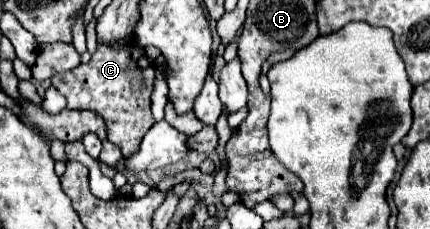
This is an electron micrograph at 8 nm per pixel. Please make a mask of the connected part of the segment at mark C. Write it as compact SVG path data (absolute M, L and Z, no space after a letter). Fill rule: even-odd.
M134 39L124 49L98 45L88 65L78 65L72 71L52 77L52 81L60 81L58 91L68 99L68 109L92 109L104 117L108 123L108 141L116 143L124 155L134 153L144 133L156 123L150 111L154 69L146 69L148 61L142 55L144 51L134 45ZM142 61L146 65L138 69Z

